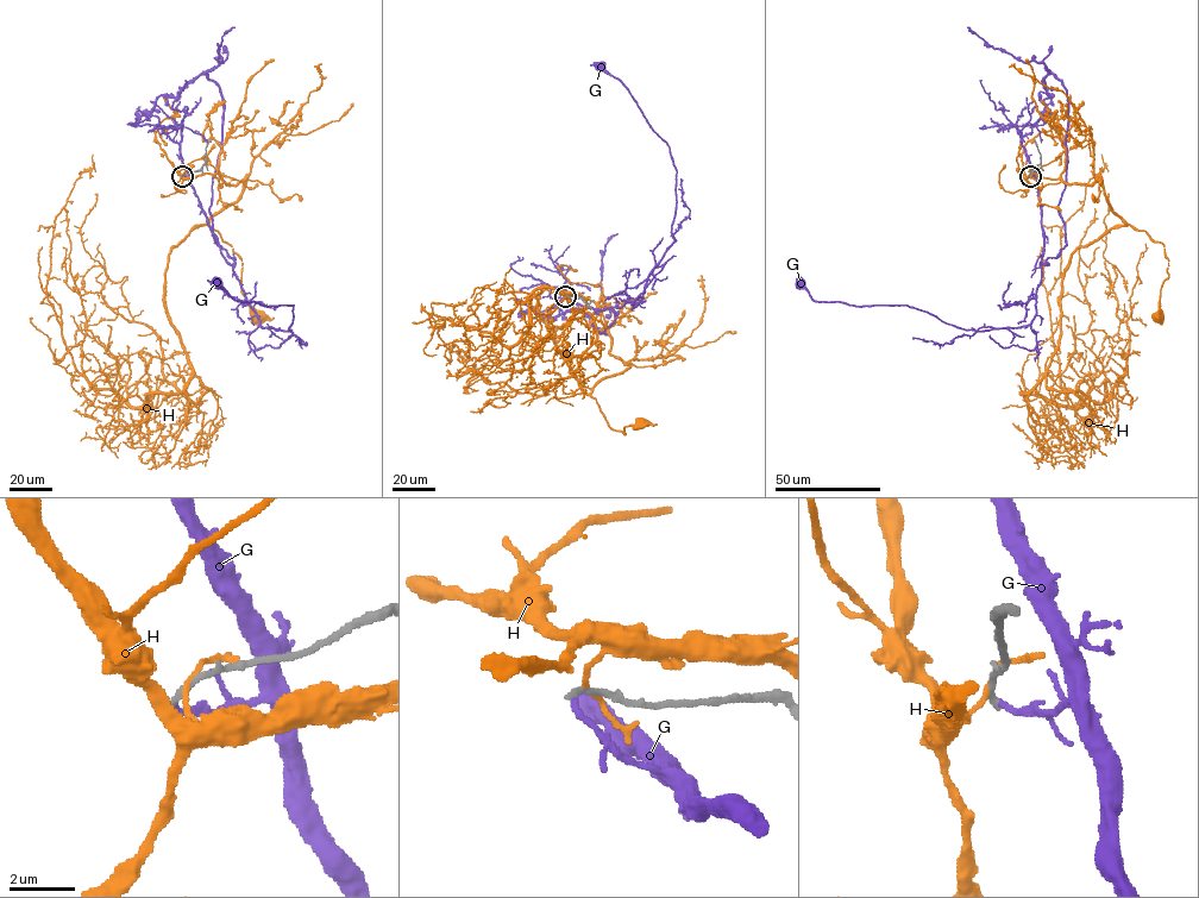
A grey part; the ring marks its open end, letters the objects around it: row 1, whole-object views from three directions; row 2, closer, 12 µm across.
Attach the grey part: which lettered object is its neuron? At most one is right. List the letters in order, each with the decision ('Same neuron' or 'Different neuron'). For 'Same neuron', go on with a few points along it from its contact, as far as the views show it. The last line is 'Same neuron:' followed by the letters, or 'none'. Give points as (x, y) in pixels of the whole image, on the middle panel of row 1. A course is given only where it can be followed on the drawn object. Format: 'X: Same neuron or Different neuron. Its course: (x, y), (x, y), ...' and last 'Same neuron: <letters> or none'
G: Same neuron. Its course: (565, 295), (598, 309), (639, 302), (650, 272), (673, 240), (677, 169), (669, 146), (628, 88), (600, 66)
H: Different neuron
Same neuron: G

